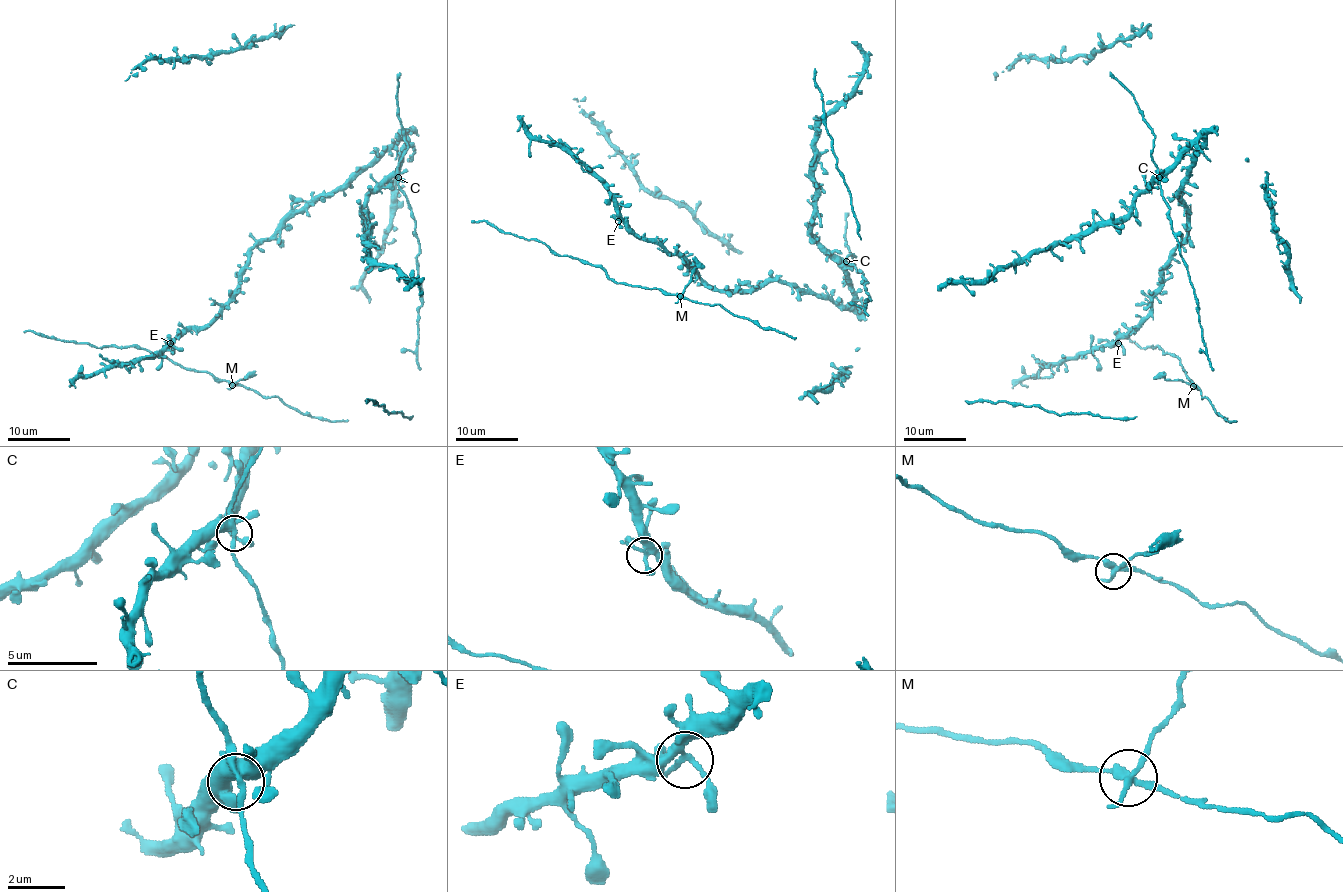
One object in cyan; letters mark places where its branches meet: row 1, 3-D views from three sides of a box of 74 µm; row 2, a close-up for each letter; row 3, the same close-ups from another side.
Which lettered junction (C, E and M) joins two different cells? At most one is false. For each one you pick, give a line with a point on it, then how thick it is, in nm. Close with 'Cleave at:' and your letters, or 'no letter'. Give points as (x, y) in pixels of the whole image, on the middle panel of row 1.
M: at (680, 296); 260 nm thick
Cleave at: M

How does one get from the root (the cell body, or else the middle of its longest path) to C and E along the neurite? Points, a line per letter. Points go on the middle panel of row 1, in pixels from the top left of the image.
C: (817, 294), (826, 294), (845, 307), (852, 302), (846, 261)
E: (817, 294), (779, 280), (751, 290), (712, 288), (679, 255), (618, 221)

